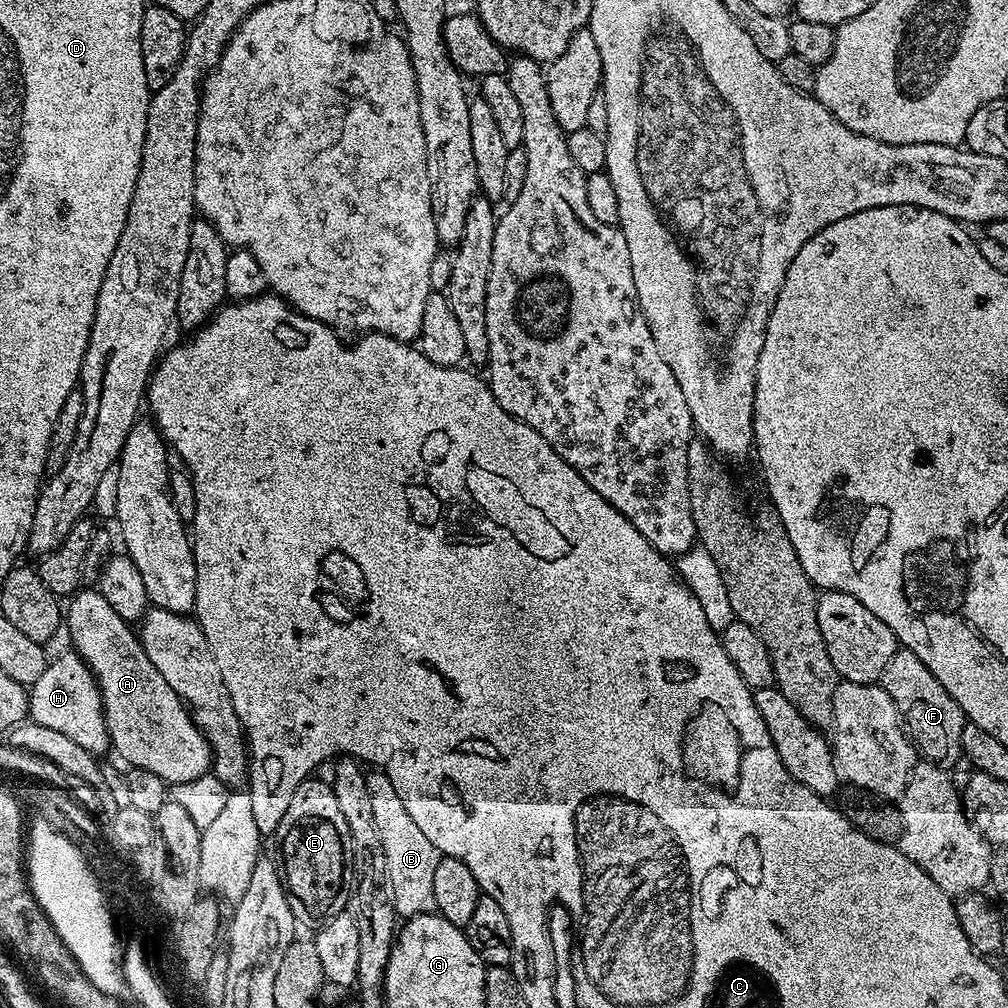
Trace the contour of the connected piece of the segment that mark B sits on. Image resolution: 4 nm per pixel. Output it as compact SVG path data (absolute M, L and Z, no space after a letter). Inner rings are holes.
M379 770L367 773L370 806L374 810L374 822L382 842L382 850L386 858L386 874L388 875L388 895L392 898L392 909L397 917L421 916L423 912L436 912L434 902L434 869L438 867L440 852L418 830L414 818L406 814L406 806L402 806L402 798L390 786L390 778Z

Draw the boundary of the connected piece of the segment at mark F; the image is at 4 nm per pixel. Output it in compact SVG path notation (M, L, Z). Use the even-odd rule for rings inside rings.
M901 647L887 663L878 681L894 698L896 708L900 711L900 719L914 745L917 753L931 764L939 764L941 768L951 769L951 764L961 763L962 730L966 723L964 712L946 694L942 682L930 674L930 670L909 648Z

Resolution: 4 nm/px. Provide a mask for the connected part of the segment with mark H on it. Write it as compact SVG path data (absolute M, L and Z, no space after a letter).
M75 651L57 655L48 663L46 670L42 670L42 678L30 686L28 710L35 723L50 726L50 730L59 730L92 755L102 756L111 747L112 741L104 721L100 686L96 683L91 668Z

